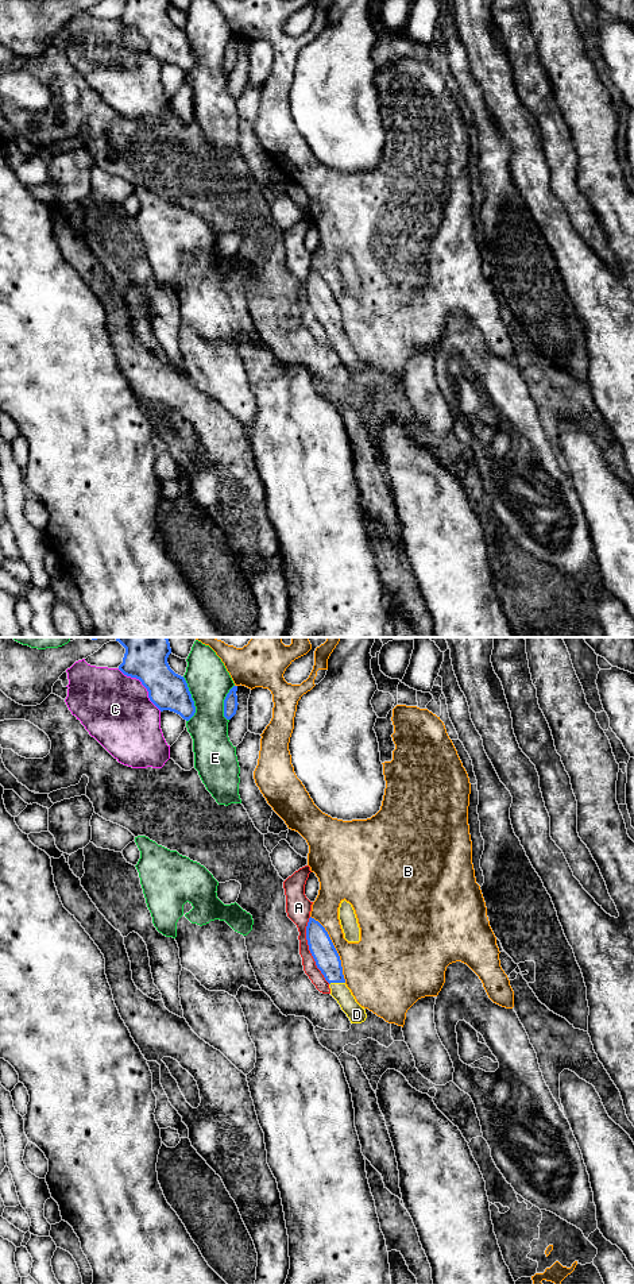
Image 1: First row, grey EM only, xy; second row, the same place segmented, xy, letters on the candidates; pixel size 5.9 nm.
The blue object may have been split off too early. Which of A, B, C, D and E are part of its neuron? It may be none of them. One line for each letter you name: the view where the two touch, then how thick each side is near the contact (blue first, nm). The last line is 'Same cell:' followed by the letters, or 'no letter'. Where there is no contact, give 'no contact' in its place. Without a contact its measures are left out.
D: meets blue in xy; 150 nm thick on the blue side, 110 nm on the other
Same cell: D

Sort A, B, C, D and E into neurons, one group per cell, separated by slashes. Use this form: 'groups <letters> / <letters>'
groups A / B / C / D / E

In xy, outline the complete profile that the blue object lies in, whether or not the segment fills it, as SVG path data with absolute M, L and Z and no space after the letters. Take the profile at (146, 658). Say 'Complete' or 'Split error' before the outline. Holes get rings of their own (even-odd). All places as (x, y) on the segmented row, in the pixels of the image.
Complete. M117 637L116 641L125 648L119 670L139 679L161 712L170 710L189 721L196 706L185 678L175 674L167 663L171 653L169 639Z

